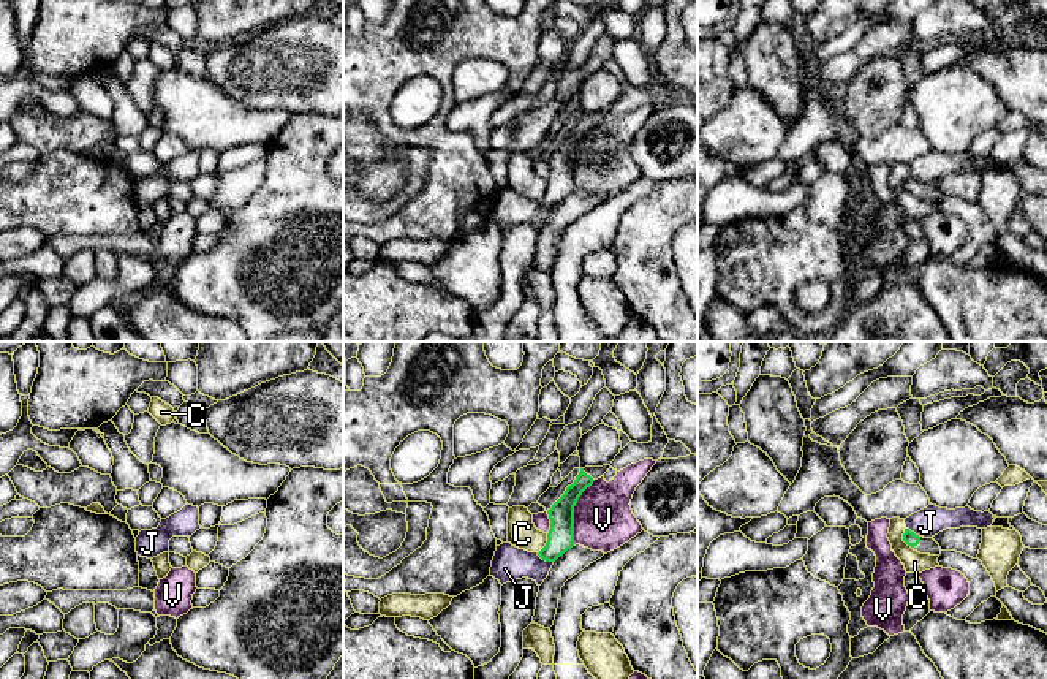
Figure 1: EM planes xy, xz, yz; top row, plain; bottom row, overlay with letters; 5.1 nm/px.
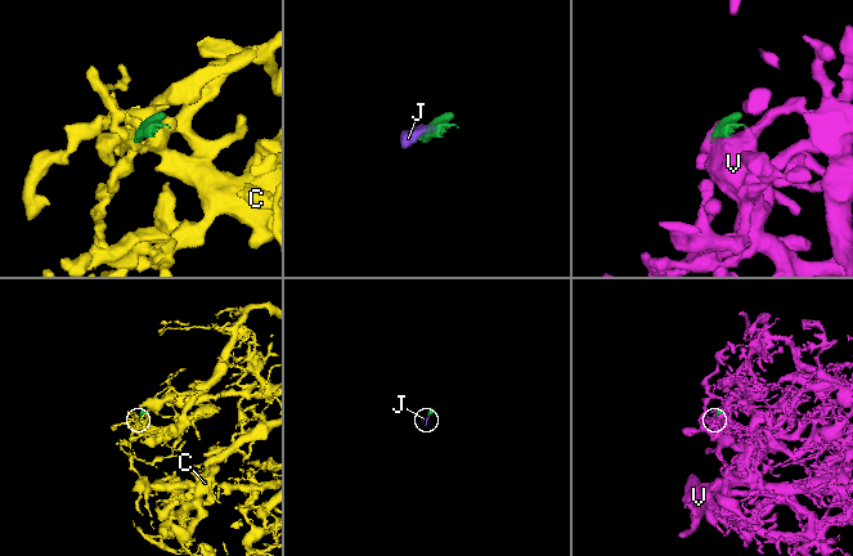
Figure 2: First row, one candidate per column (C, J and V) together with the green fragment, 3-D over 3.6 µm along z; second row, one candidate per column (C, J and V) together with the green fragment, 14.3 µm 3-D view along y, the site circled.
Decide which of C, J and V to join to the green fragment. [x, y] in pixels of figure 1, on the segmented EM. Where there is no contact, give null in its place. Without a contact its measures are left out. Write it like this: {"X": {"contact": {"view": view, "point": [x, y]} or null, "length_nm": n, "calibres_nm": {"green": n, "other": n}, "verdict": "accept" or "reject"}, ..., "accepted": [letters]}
{"C": {"contact": {"view": "yz", "point": [903, 538]}, "length_nm": 120, "calibres_nm": {"green": 70, "other": 110}, "verdict": "reject"}, "J": {"contact": {"view": "xz", "point": [544, 559]}, "length_nm": 100, "calibres_nm": {"green": 140, "other": 170}, "verdict": "reject"}, "V": {"contact": {"view": "xz", "point": [573, 513]}, "length_nm": 360, "calibres_nm": {"green": 140, "other": 300}, "verdict": "reject"}, "accepted": []}

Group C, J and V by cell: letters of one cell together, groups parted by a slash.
C / J / V

